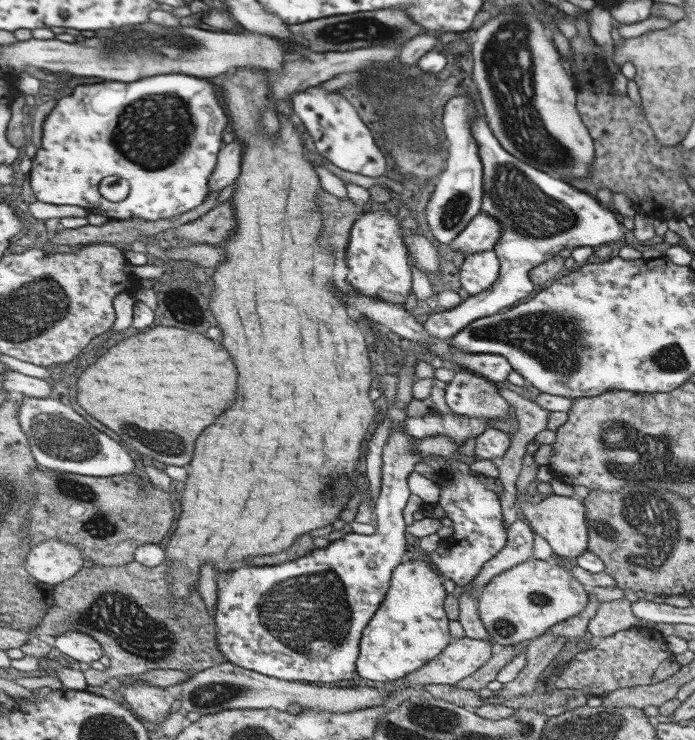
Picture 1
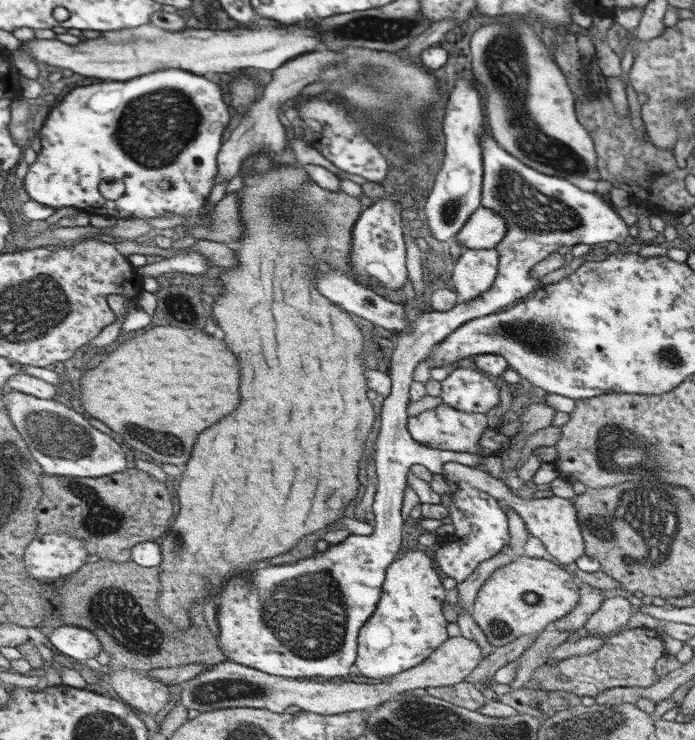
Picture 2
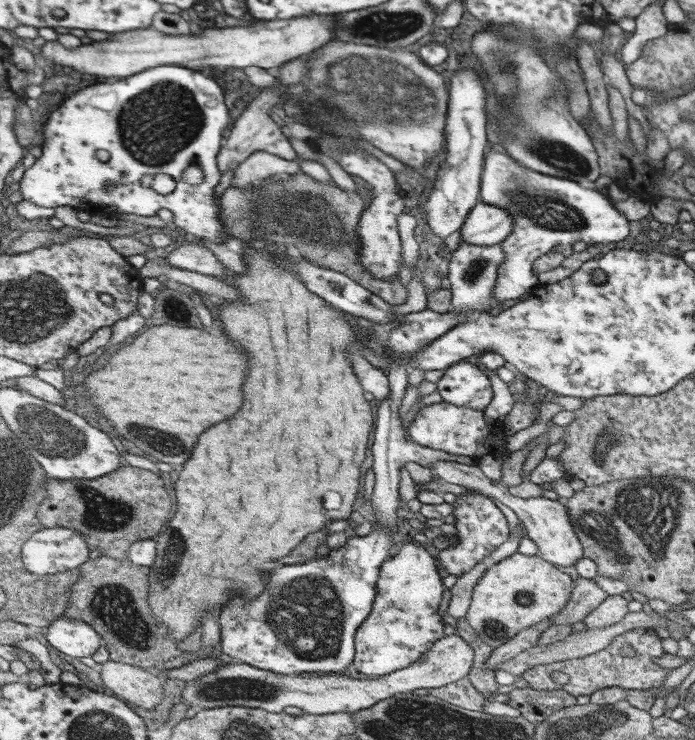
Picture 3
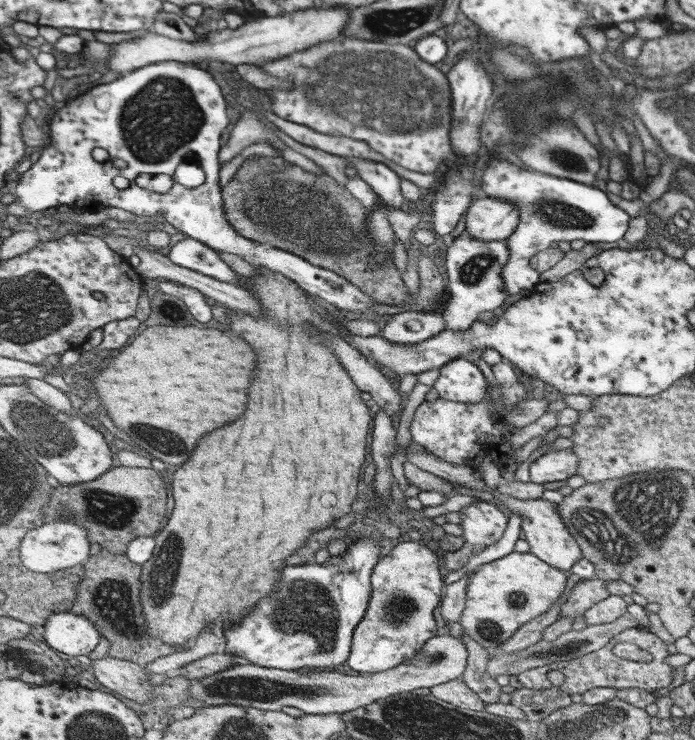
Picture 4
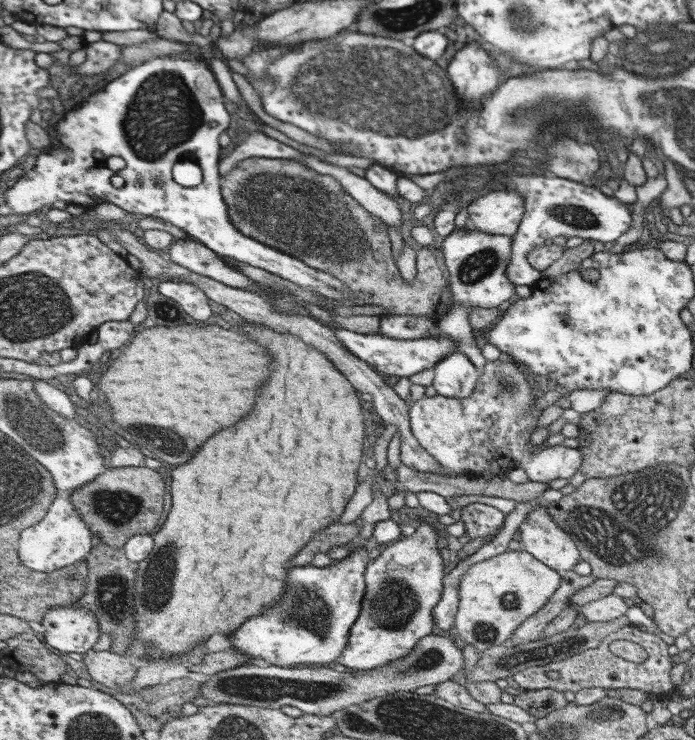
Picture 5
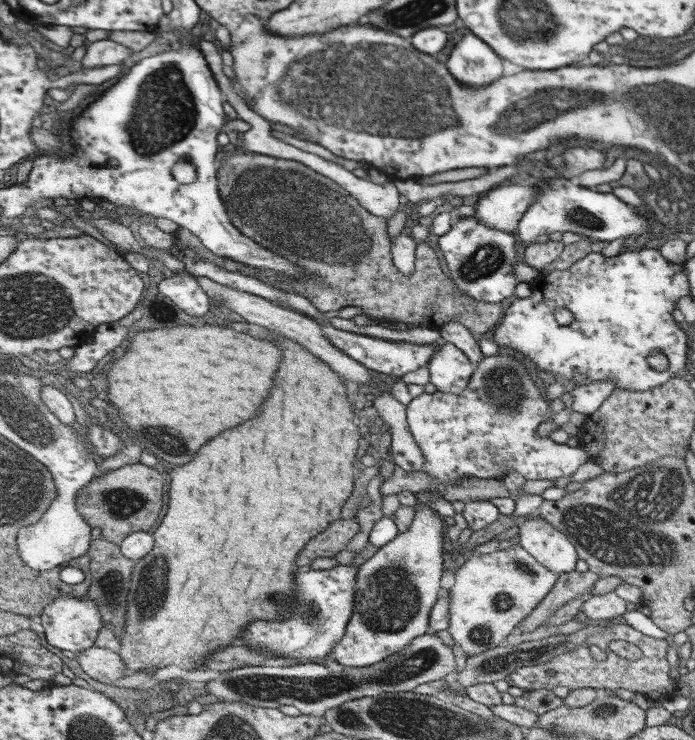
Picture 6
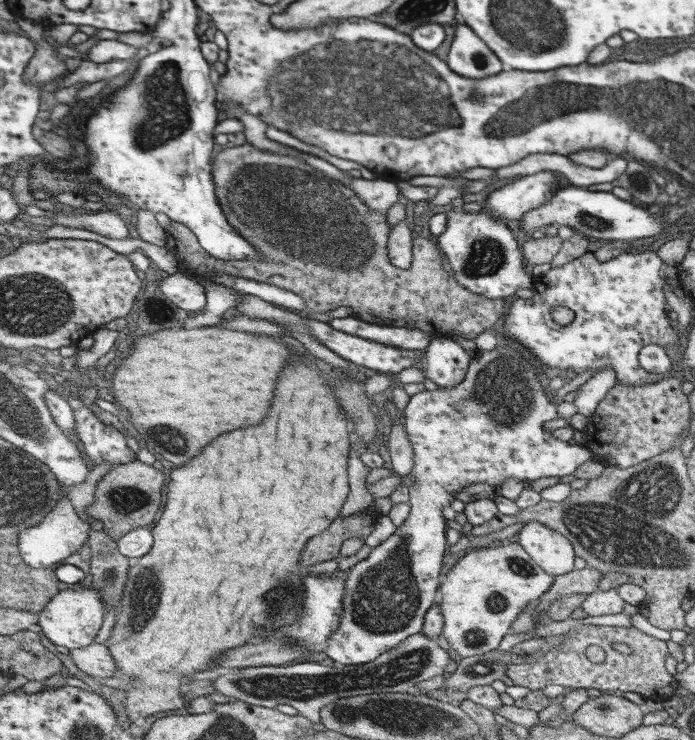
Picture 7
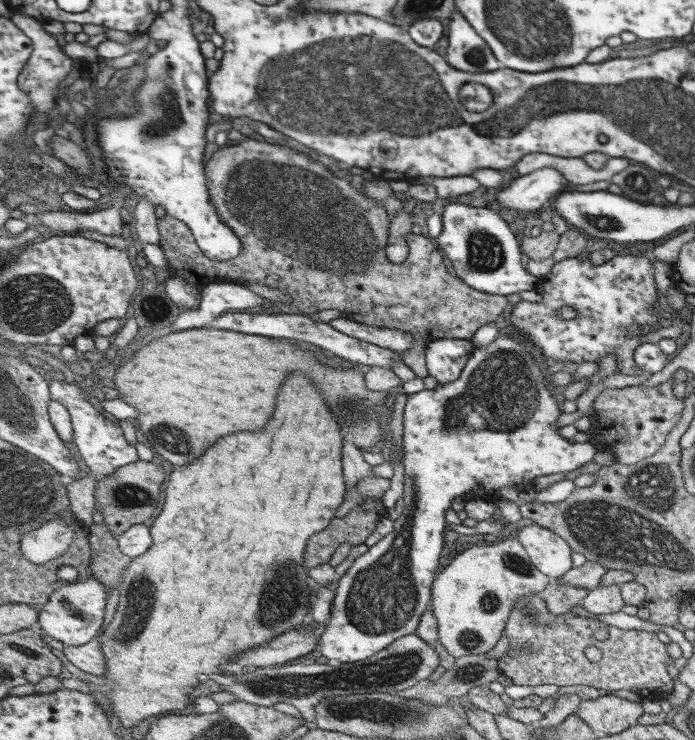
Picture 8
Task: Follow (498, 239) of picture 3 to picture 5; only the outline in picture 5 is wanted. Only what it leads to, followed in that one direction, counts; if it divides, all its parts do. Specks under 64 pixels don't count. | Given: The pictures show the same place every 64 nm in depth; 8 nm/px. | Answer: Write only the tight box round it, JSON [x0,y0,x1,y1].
[468,189,525,235]

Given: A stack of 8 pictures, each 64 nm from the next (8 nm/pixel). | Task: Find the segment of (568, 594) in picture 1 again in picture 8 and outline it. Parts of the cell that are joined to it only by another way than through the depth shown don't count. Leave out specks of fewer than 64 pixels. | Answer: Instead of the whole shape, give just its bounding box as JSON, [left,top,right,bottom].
[430,534,550,658]

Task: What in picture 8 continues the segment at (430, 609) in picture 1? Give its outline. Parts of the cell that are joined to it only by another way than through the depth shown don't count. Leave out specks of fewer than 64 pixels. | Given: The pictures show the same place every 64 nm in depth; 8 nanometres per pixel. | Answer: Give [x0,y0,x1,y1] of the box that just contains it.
[318,335,598,662]

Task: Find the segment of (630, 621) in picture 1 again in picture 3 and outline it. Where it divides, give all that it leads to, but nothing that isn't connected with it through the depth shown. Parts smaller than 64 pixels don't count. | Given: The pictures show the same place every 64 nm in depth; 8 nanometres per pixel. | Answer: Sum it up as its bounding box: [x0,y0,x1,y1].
[583,596,628,629]

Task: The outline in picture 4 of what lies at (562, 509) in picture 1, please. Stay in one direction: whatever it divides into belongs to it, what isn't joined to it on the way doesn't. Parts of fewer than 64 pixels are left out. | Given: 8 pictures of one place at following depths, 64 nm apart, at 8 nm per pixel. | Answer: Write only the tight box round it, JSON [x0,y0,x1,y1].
[407,439,584,571]

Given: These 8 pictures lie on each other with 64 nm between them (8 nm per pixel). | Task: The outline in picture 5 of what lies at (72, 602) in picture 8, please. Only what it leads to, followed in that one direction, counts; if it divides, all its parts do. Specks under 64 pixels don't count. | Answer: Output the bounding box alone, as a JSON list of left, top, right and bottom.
[42,605,102,657]

